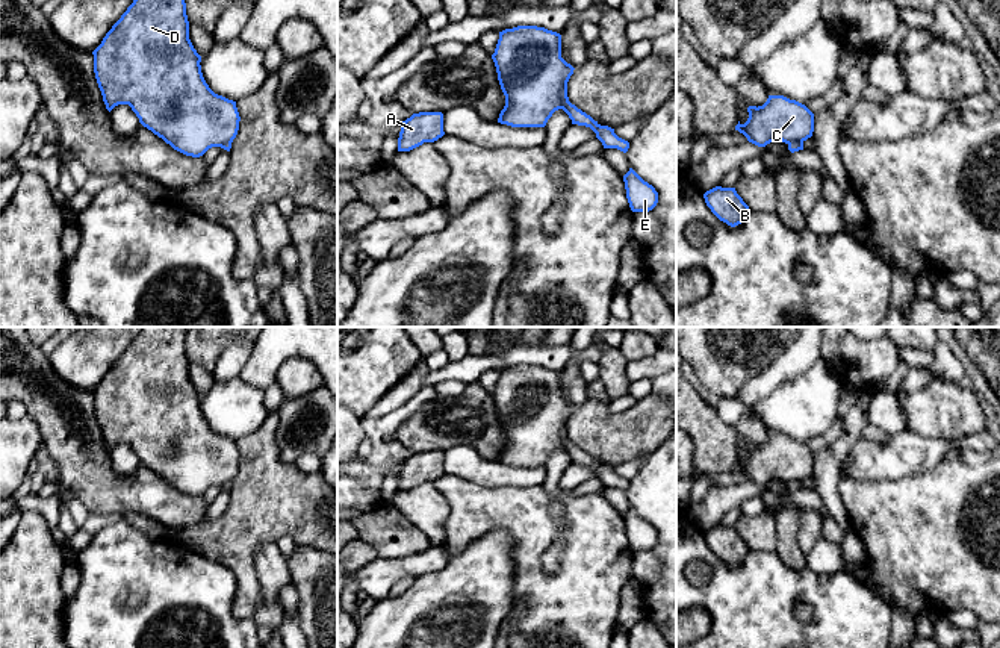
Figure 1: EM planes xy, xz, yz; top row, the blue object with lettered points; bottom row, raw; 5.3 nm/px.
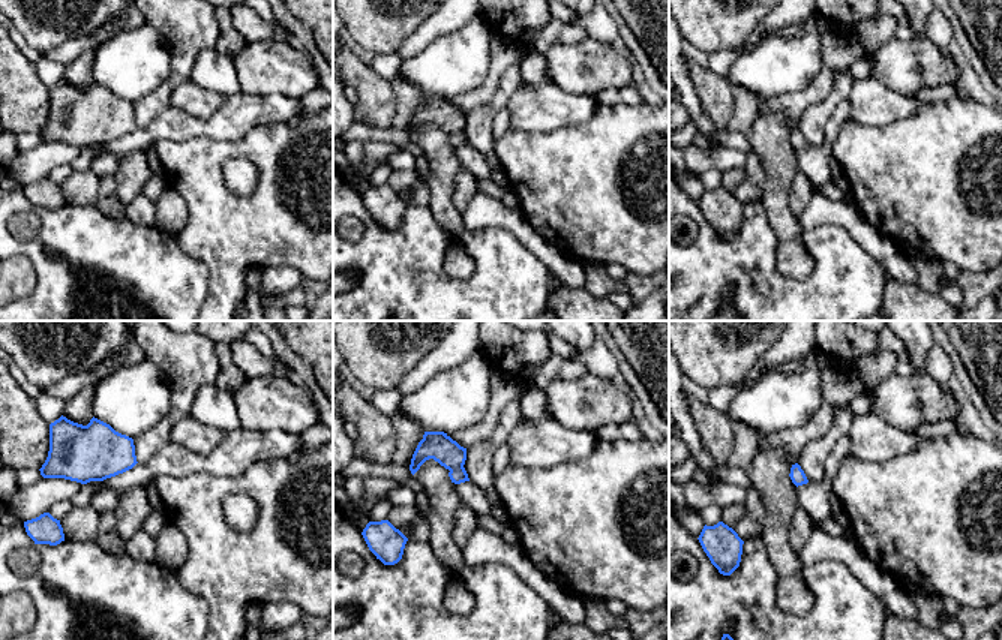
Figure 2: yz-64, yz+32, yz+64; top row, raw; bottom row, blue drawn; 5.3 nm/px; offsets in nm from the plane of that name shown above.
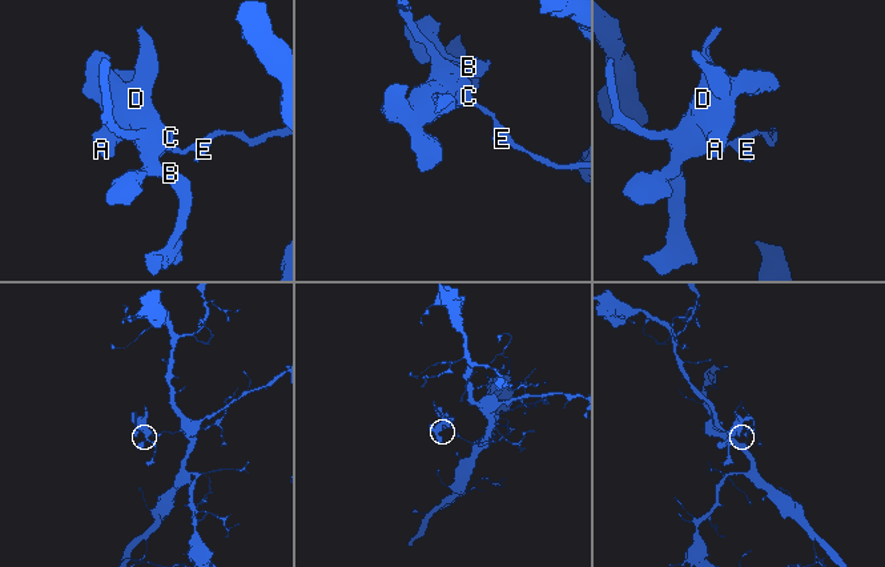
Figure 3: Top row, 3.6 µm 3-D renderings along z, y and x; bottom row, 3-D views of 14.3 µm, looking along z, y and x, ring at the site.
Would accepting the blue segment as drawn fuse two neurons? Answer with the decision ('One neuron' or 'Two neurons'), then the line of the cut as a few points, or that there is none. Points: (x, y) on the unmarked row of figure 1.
Two neurons. Split along yz (802, 479), (788, 483)

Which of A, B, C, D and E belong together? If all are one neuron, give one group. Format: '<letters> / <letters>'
A B C D / E

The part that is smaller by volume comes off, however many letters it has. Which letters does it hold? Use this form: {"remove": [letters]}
{"remove": ["A", "B", "C", "D"]}

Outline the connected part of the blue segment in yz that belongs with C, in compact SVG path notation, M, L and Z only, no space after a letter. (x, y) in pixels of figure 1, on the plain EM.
M769 435L762 445L749 445L747 451L747 460L738 460L735 469L758 486L773 480L799 481L812 475L814 453L805 444L784 435Z

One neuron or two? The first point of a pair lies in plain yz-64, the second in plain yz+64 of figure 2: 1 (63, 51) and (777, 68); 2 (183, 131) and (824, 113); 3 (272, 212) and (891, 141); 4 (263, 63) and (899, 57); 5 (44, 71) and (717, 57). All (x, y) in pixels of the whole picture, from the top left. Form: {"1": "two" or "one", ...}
{"1": "two", "2": "two", "3": "one", "4": "one", "5": "one"}

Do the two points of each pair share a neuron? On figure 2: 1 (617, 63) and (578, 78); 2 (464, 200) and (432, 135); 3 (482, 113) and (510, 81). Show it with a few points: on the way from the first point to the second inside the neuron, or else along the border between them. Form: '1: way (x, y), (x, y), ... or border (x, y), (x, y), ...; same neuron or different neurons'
1: way (608, 68), (596, 68), (587, 72); same neuron
2: border (461, 167), (453, 191), (453, 206), (459, 213); different neurons
3: way (491, 107), (506, 90); same neuron

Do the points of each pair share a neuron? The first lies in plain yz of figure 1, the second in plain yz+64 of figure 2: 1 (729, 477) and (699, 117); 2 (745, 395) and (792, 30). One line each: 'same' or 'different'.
1: different
2: different

